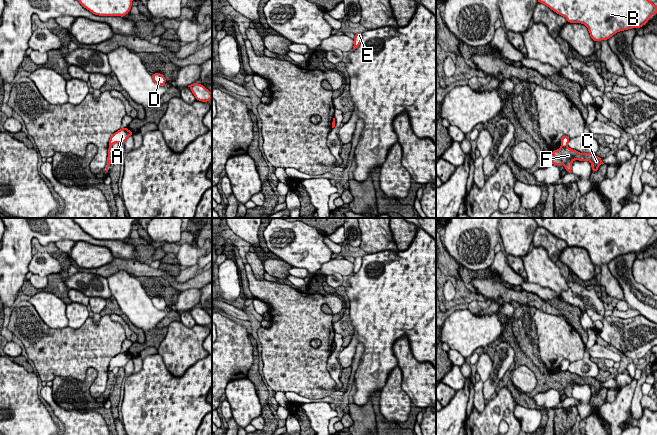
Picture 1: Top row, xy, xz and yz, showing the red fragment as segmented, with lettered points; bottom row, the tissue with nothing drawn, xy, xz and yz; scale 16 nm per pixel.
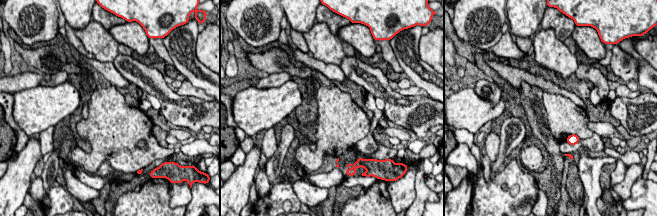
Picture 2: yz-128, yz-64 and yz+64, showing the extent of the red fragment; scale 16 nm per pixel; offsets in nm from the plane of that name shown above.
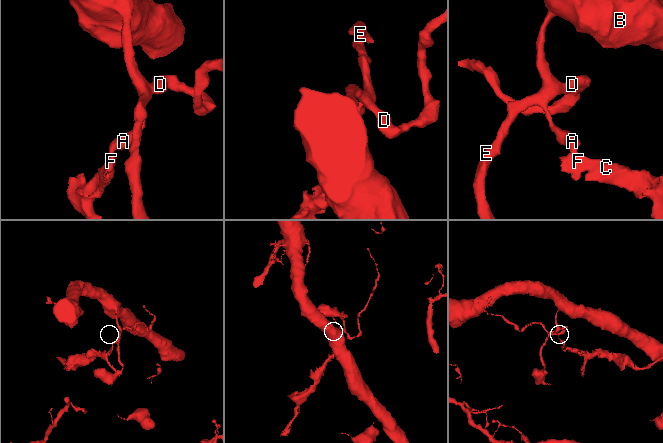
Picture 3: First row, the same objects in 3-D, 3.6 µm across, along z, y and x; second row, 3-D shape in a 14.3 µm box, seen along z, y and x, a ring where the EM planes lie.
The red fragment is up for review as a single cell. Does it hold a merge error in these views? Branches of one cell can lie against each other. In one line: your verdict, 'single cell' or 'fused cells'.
fused cells

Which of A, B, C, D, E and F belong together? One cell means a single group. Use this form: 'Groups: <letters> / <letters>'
Groups: A B D E / C F

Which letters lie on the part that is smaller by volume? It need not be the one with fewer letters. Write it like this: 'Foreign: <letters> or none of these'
Foreign: C, F

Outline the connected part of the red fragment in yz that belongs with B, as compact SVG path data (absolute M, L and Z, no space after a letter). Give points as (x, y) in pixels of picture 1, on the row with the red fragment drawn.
M537 0L552 11L566 18L569 23L584 24L594 42L608 40L620 31L640 28L657 13L657 7L649 0Z

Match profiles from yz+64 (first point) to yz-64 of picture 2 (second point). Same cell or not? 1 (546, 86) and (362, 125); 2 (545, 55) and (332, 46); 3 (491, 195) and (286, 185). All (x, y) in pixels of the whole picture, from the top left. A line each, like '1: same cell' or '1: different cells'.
1: different cells
2: same cell
3: same cell

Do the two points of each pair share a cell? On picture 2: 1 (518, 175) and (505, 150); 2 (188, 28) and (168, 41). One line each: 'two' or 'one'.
1: two
2: one

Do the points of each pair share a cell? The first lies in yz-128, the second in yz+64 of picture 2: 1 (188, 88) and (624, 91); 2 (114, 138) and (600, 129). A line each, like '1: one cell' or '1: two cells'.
1: one cell
2: two cells

